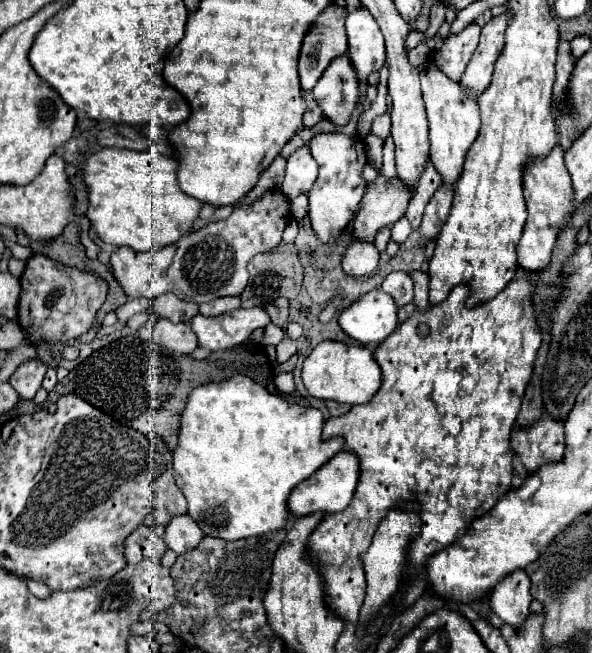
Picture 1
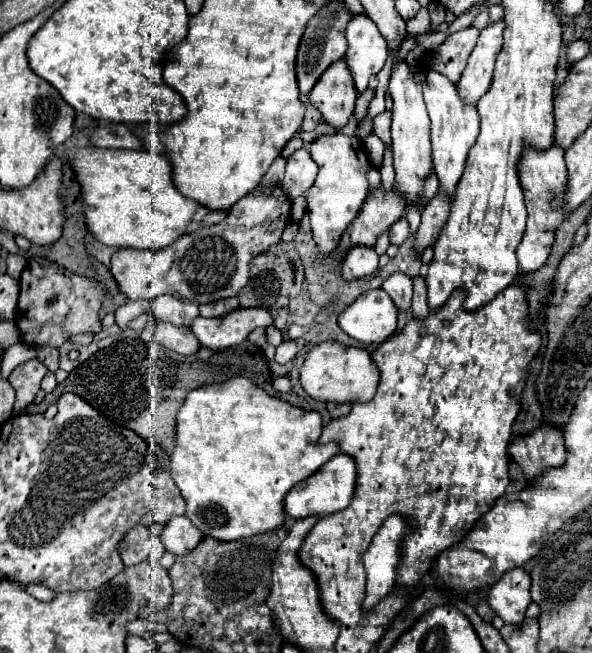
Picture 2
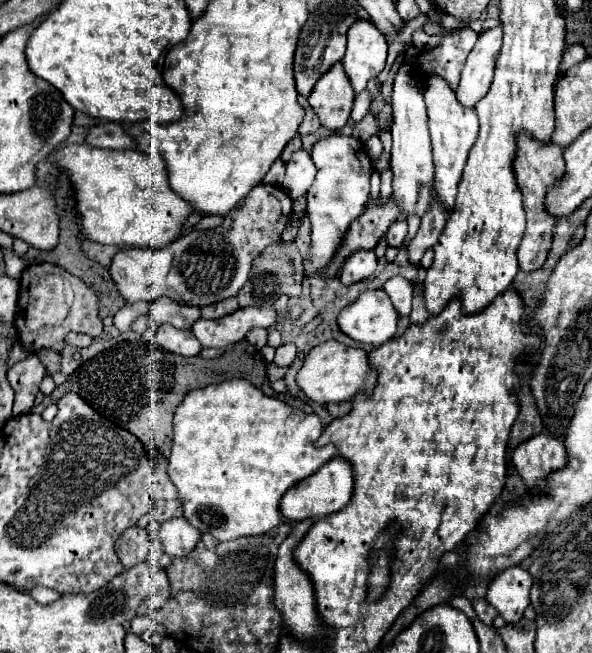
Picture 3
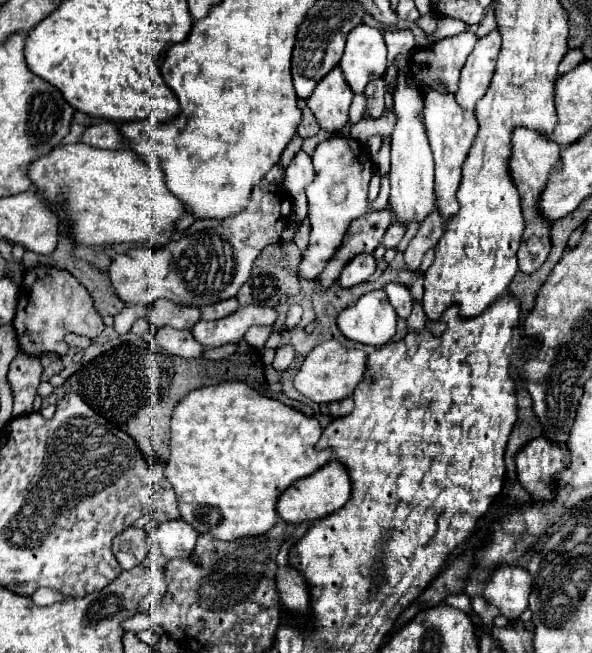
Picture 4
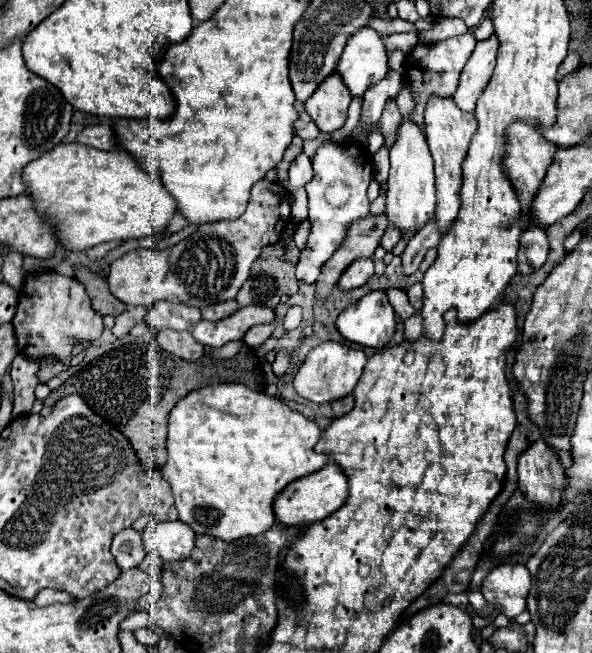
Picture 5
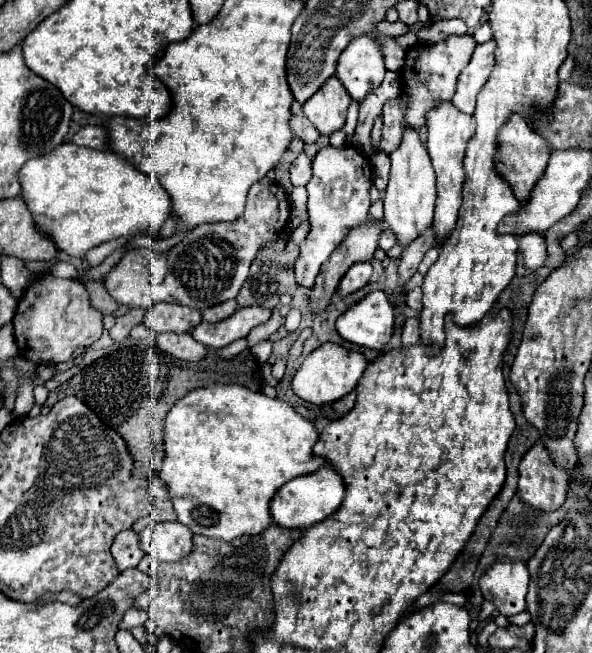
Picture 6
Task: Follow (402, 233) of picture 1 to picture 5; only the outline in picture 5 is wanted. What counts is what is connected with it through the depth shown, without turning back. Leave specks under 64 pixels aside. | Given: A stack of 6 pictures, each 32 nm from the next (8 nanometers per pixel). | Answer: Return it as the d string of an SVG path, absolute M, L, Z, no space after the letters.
M386 228L384 236L382 236L382 240L380 240L380 246L390 252L390 250L398 244L398 240L400 240L400 232L396 232L394 228Z

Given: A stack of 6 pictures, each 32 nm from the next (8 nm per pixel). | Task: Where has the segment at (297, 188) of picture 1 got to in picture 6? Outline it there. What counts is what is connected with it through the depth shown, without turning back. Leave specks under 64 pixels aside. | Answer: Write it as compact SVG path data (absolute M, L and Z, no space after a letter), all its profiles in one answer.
M300 154L290 166L290 180L294 186L306 186L312 176L312 162L306 154Z

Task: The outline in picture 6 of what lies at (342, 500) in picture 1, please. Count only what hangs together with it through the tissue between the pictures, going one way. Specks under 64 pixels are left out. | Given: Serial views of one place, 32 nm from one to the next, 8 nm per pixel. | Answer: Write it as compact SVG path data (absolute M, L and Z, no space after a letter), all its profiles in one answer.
M326 464L314 474L306 474L286 482L270 500L270 516L282 528L306 530L328 518L332 512L336 512L342 500L344 500L344 480L340 480L340 474Z

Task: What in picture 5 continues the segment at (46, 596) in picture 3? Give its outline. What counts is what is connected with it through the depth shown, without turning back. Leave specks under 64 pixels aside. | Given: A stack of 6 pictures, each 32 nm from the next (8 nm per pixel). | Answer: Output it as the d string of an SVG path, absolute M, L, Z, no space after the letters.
M42 590L42 592L36 596L36 600L34 600L34 604L36 604L36 606L48 606L48 604L52 604L52 602L76 602L76 598L74 598L74 596L70 596L68 592Z

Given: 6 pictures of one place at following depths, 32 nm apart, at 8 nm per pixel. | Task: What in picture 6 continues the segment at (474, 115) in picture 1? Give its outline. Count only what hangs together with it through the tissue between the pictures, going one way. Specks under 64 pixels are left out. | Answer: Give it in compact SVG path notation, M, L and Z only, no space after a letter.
M444 102L438 104L438 108L432 108L432 112L428 112L428 156L432 160L432 168L436 172L436 212L434 212L434 234L436 234L436 242L438 246L452 234L452 228L456 226L458 220L458 210L462 204L462 184L464 184L464 168L462 168L462 160L464 160L464 152L466 152L466 144L468 140L474 136L474 116L470 114L462 114L458 108L452 106L452 102Z

